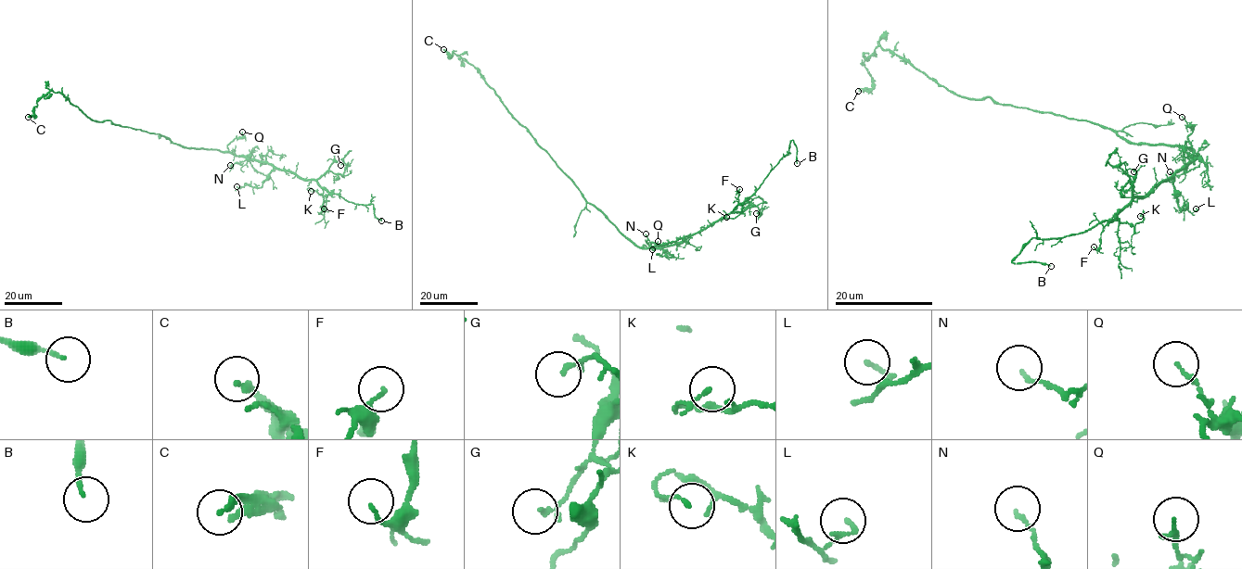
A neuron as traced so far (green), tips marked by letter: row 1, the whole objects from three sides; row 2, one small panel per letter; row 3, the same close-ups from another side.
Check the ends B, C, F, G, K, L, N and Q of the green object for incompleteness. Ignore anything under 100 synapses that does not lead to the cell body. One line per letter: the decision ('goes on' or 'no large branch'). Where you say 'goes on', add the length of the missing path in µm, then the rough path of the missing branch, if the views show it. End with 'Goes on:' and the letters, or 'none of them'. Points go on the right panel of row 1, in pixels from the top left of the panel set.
B: goes on | 20 µm | (1051, 266), (1056, 286), (1060, 283), (1059, 271), (1070, 259), (1068, 256)
C: no large branch
F: no large branch
G: no large branch
K: no large branch
L: no large branch
N: no large branch
Q: no large branch
Goes on: B

